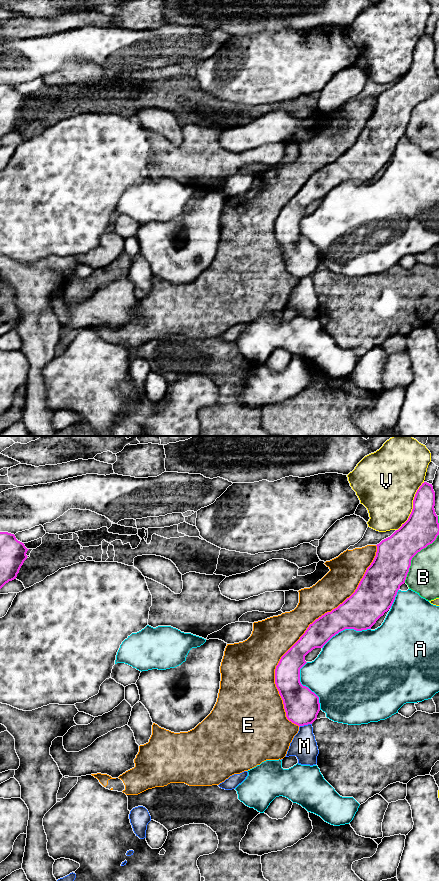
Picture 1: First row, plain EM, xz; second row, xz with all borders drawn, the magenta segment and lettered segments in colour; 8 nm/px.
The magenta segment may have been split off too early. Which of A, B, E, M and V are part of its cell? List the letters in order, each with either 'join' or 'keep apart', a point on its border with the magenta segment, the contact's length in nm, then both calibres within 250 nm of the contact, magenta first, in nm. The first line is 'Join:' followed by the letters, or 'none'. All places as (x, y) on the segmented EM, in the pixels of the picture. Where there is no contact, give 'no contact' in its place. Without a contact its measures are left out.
Join: none
A: keep apart; meets magenta in xz at (305, 686); contact 400 nm long; 280 nm thick on the magenta side, 420 nm on the other
B: keep apart; meets magenta in xz at (414, 555); contact 480 nm long; 300 nm thick on the magenta side, 260 nm on the other
E: keep apart; meets magenta in xz at (305, 632); contact 1600 nm long; 200 nm thick on the magenta side, 300 nm on the other
M: keep apart; meets magenta in xz at (305, 724); contact 110 nm long; 280 nm thick on the magenta side, 200 nm on the other
V: keep apart; meets magenta in xz at (413, 506); contact 460 nm long; 280 nm thick on the magenta side, 460 nm on the other

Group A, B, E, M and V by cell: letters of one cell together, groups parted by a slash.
A / B / E / M V

